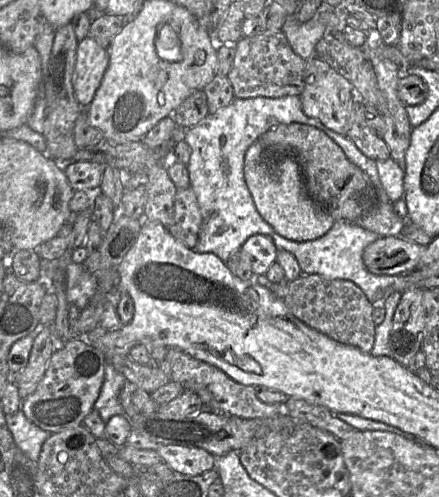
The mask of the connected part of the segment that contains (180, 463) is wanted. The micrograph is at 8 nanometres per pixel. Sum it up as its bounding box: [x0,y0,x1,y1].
[158,445,215,475]

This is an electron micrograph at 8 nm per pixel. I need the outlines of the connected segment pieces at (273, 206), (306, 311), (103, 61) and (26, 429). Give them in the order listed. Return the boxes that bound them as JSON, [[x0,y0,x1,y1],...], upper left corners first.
[[244,140,333,241],[283,274,376,353],[73,37,109,108],[6,409,52,461]]

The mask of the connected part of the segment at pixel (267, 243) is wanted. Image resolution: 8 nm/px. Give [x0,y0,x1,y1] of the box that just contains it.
[240,235,278,276]

